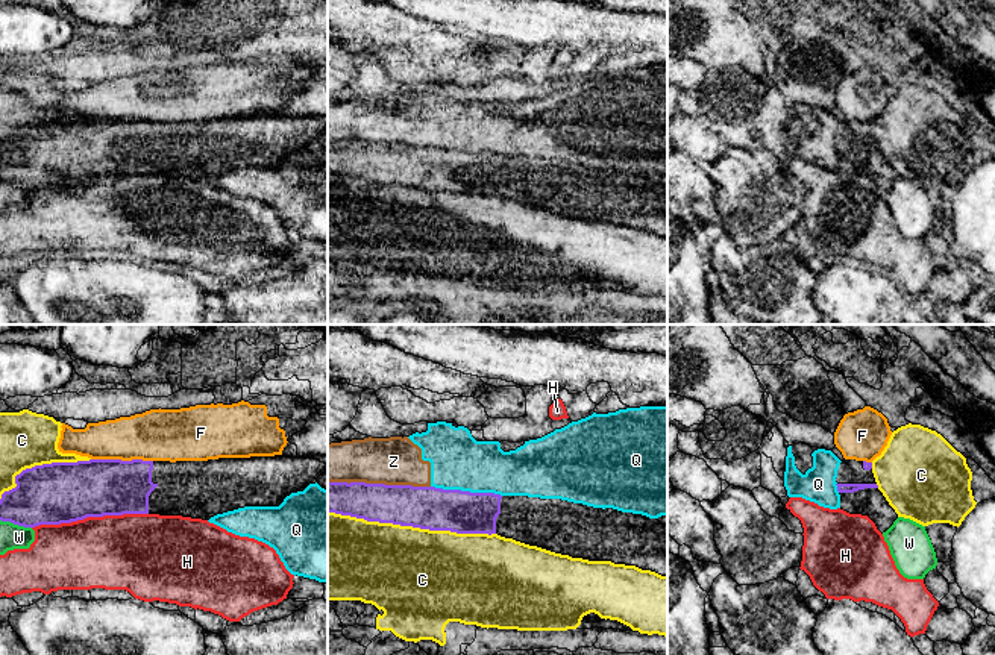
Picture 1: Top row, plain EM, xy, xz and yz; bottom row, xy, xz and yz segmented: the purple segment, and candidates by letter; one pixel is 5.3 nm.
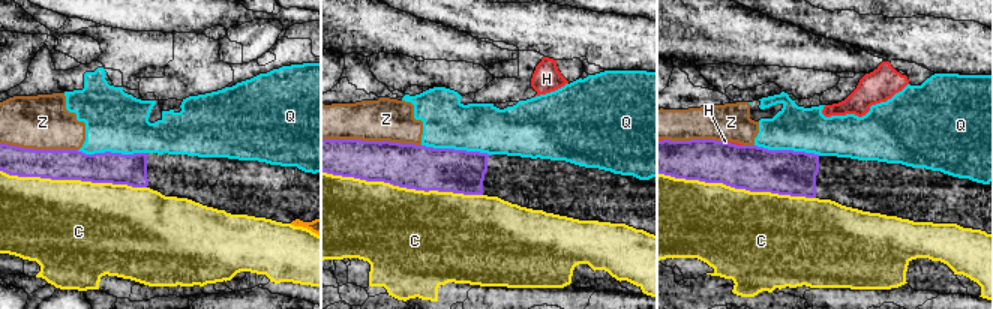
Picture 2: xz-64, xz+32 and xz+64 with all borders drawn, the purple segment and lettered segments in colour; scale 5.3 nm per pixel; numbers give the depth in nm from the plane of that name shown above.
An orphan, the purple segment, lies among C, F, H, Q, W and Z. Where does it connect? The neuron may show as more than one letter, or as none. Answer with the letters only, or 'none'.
none

